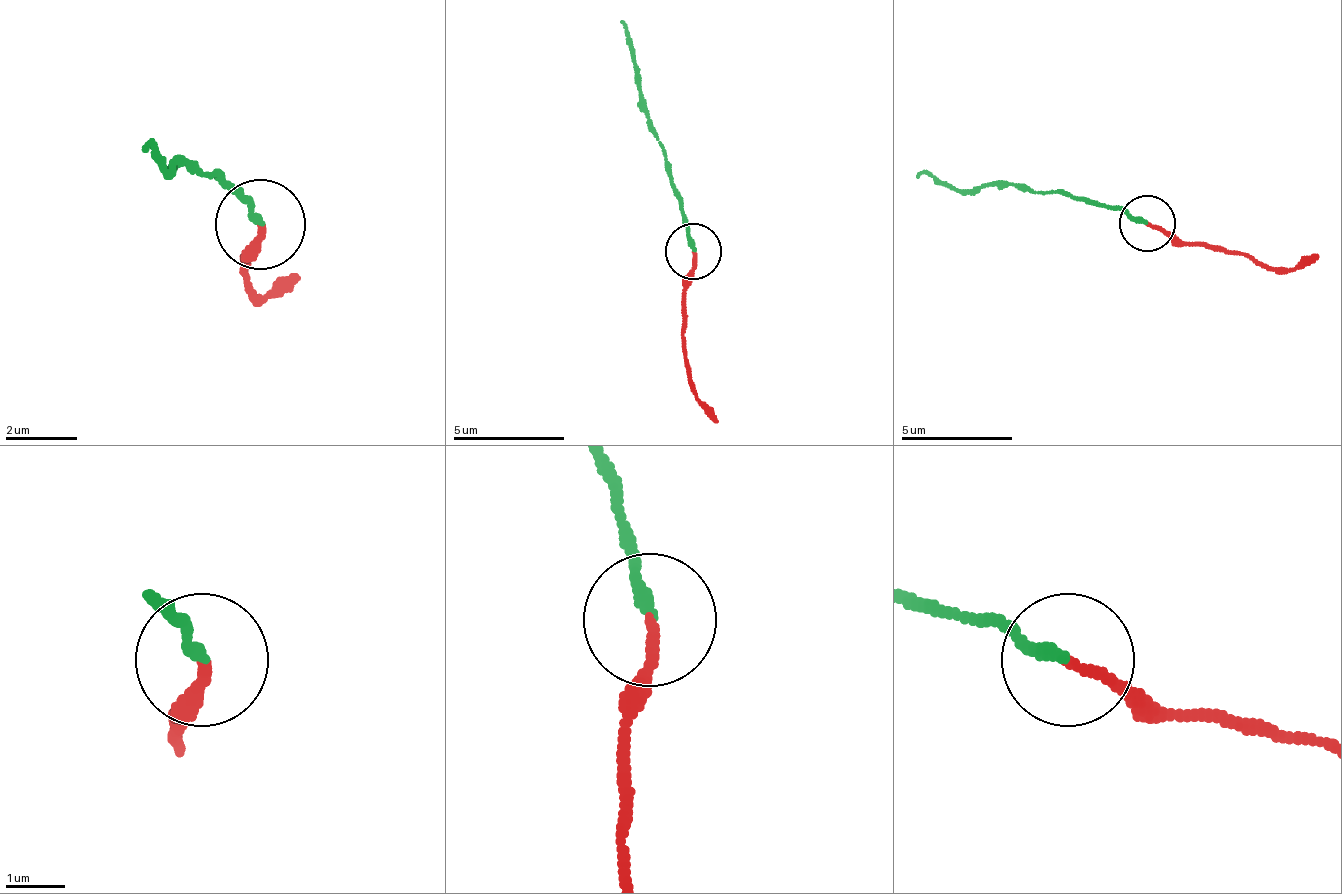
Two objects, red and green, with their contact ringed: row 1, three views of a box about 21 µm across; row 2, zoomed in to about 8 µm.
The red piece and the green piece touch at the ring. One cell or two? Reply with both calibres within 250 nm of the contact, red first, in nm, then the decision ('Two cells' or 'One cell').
Thickness 160 nm (red) against 200 nm. Two cells

